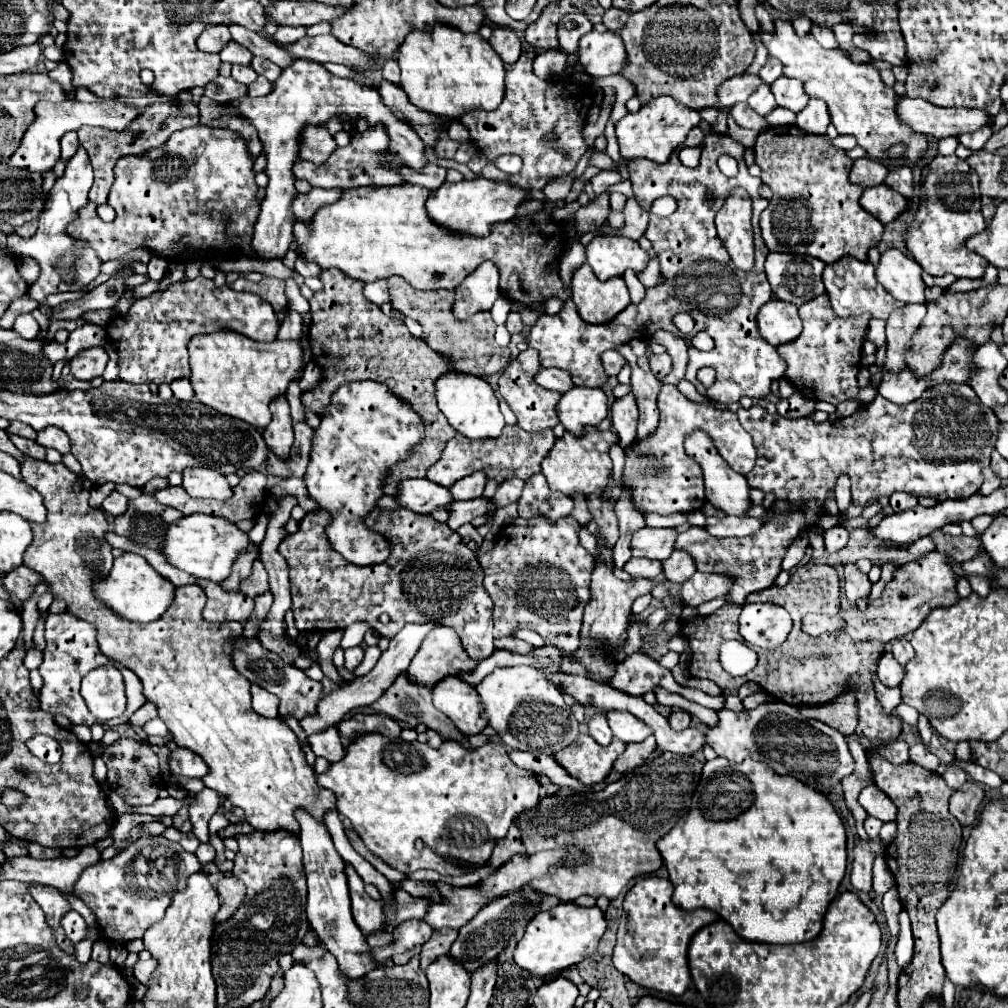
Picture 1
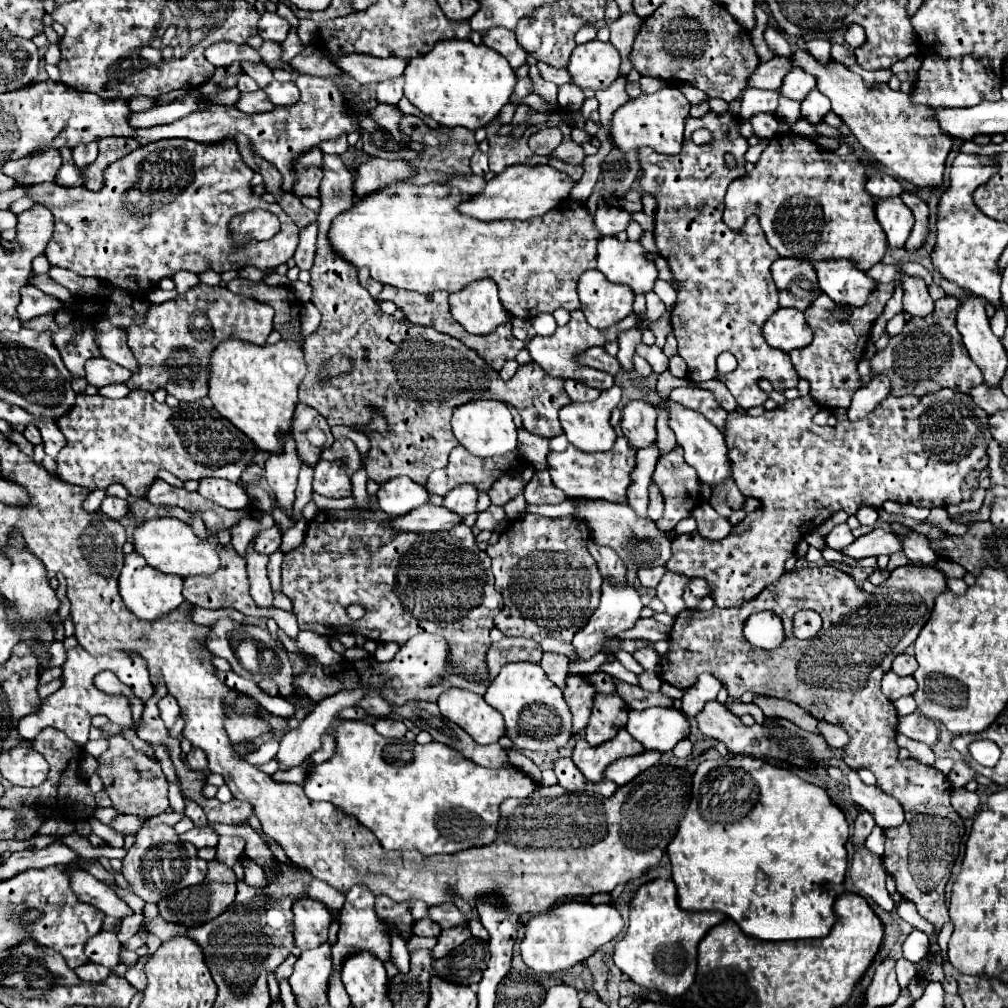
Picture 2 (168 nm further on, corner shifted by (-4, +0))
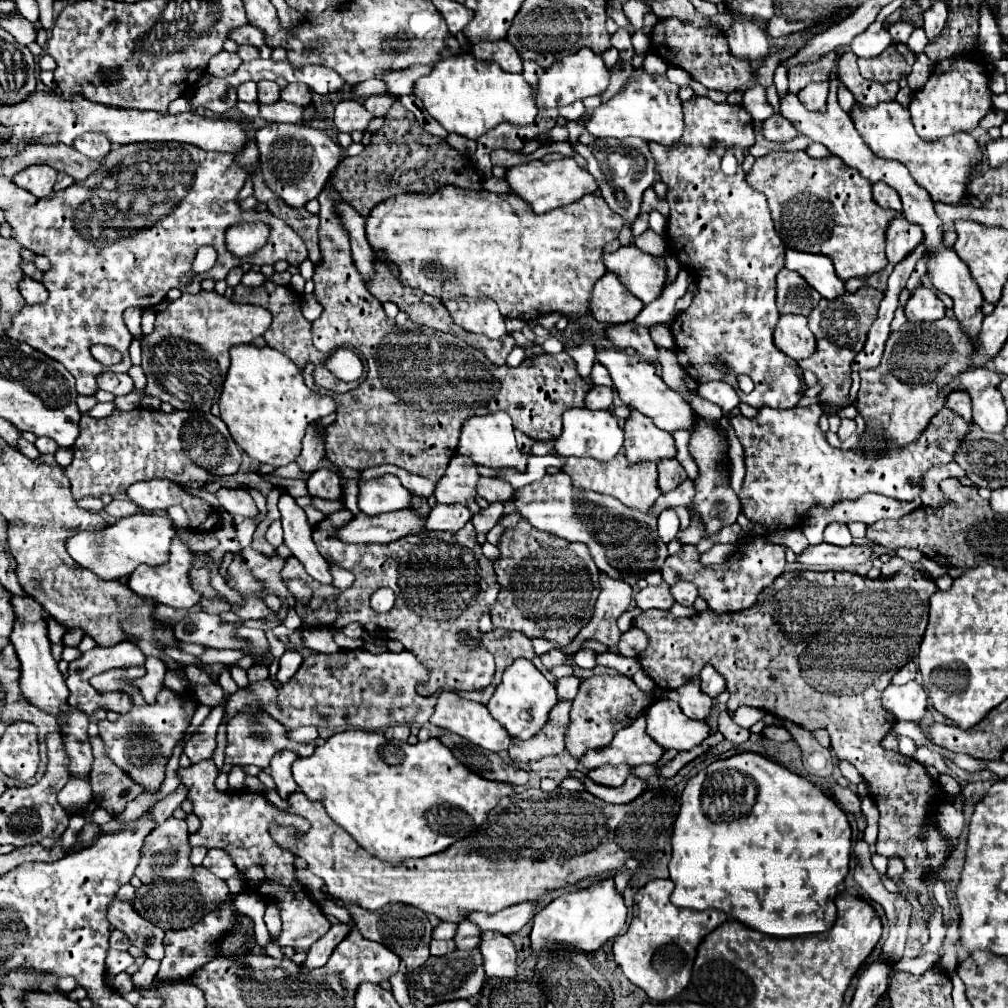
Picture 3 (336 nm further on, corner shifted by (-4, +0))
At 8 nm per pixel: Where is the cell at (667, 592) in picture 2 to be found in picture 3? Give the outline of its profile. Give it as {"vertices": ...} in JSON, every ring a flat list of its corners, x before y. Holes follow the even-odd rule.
{"vertices":[[660,583,656,587,646,587,646,589,640,589,634,597,636,601,636,607,640,607,642,611,648,611,648,609,670,609,674,605,674,599,670,599,670,591,668,591,668,583]]}

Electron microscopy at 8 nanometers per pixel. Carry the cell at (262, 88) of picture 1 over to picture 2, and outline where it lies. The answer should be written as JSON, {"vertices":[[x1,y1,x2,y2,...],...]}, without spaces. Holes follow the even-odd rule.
{"vertices":[[272,81,268,87,264,87,264,93,274,105,290,105,298,101,298,87,294,87,292,81,288,83]]}

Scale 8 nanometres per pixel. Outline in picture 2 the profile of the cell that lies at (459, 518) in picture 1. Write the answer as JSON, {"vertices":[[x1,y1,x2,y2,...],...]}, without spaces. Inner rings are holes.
{"vertices":[[426,503,426,507,418,507,410,515,402,515,402,519,392,519,392,527,398,531,450,531,462,523,462,517,446,507,436,507]]}

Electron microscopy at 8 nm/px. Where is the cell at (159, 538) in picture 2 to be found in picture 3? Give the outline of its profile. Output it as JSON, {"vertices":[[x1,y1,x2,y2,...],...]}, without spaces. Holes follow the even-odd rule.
{"vertices":[[138,513,132,517,118,519,112,525,106,525,102,531,88,533,80,531,66,539,66,549,70,557,84,569,94,571,98,577,112,581,124,575,130,575,140,563,146,565,162,565,168,559,168,549,174,537,174,527,168,517]]}

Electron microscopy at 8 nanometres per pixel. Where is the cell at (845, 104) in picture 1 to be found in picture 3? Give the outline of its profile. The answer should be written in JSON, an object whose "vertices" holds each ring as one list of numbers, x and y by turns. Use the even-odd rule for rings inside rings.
{"vertices":[[880,103,878,107,852,107,852,121,862,139,866,139,868,147,886,159,896,159,908,167,912,179,932,195,934,203,948,203,948,205,974,205,980,207,980,199,968,193,970,177,982,167,982,151,976,139,970,133,950,135,948,139,938,139,934,143,926,143,914,131,910,121,908,107,900,103]]}

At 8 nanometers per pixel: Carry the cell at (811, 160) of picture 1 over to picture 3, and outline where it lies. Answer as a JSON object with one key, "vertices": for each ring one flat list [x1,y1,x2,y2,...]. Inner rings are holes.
{"vertices":[[804,151,770,153,756,159,746,181,768,197,782,243,796,251,828,255,842,281,878,273,888,265,884,253,886,229,898,217,898,211,878,207,872,199,872,183,846,167,836,155,812,159]]}

